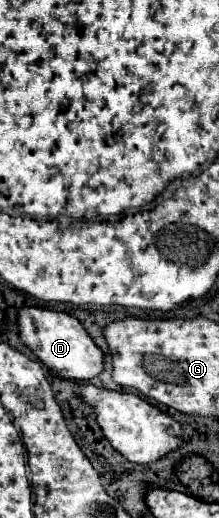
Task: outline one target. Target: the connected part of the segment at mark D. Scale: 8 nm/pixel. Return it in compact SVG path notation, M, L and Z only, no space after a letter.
M24 306L18 310L18 336L20 342L30 348L30 352L54 374L60 378L72 378L72 380L84 380L98 376L102 372L102 352L94 344L94 340L88 336L88 332L82 328L82 324L64 312L48 310L48 308L34 308Z

